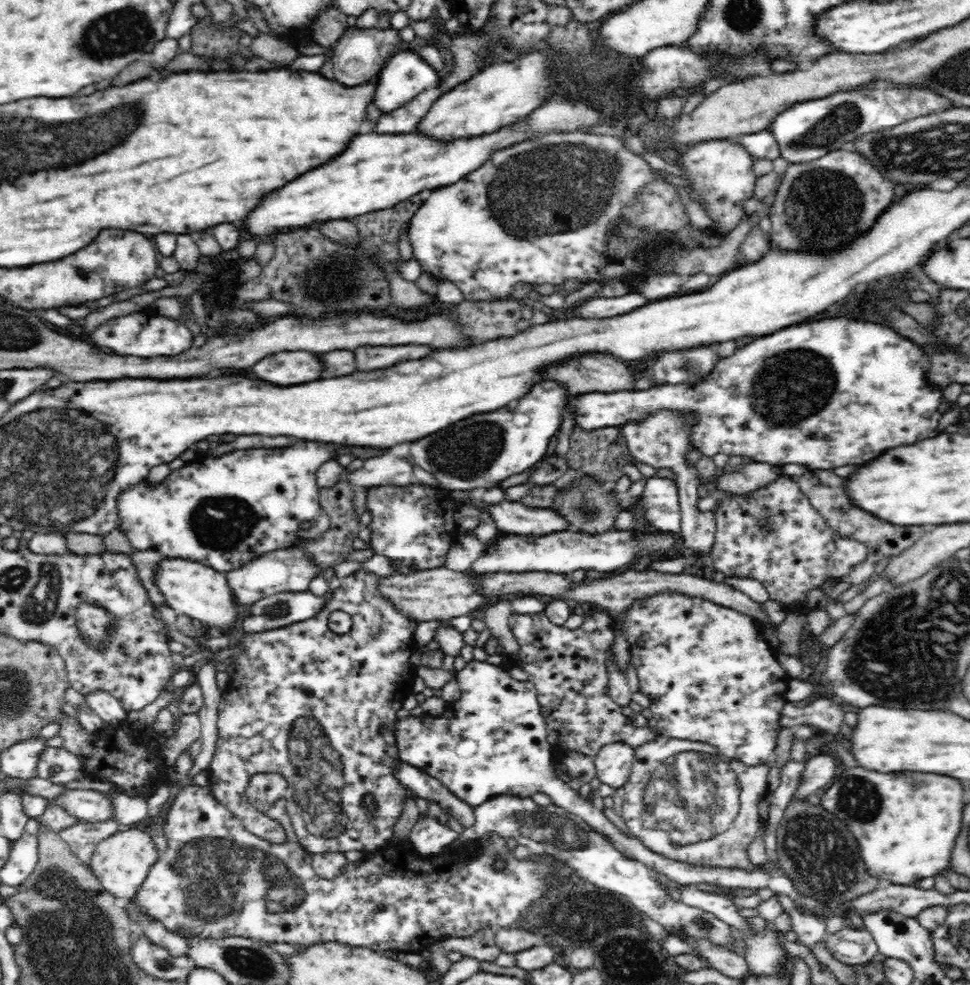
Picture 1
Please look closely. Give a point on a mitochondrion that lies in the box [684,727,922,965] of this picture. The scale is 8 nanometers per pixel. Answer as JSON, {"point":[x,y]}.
{"point":[823,860]}

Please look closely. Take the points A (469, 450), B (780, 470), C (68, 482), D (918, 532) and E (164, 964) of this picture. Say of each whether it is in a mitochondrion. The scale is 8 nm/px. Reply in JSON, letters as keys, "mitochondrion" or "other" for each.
{"A":"mitochondrion","B":"other","C":"mitochondrion","D":"other","E":"mitochondrion"}

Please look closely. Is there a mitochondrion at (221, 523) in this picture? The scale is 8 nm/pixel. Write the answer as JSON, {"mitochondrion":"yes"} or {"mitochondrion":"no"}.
{"mitochondrion":"yes"}

